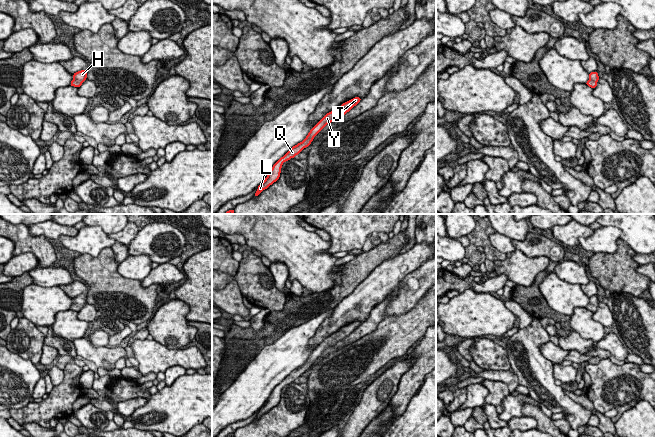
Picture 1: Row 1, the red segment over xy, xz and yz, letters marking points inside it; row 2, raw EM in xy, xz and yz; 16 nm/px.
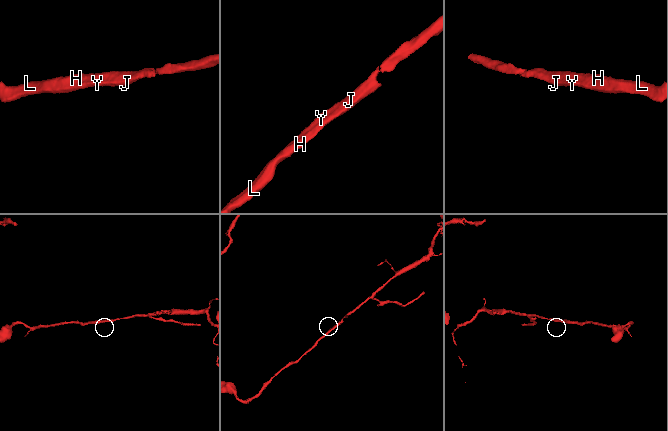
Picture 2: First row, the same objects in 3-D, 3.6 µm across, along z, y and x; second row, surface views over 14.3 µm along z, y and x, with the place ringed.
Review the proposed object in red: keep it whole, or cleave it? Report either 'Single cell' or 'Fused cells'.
Single cell

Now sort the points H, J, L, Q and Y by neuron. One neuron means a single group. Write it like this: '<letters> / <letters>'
H J L Q Y

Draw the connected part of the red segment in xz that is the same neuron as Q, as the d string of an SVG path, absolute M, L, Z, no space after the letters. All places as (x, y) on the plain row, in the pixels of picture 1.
M355 321L345 327L343 327L337 333L327 337L313 352L310 354L306 362L293 370L283 381L281 381L272 391L269 398L265 404L258 410L258 413L254 421L258 420L263 414L267 413L270 409L276 406L281 397L281 392L284 386L294 382L298 379L304 372L308 371L315 360L329 347L335 345L337 342L345 339L349 336L354 330L356 330L361 325L361 322Z

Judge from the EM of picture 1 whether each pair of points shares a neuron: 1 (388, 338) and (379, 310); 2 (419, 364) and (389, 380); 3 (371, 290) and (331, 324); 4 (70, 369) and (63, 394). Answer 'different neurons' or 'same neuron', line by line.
1: different neurons
2: different neurons
3: same neuron
4: same neuron

